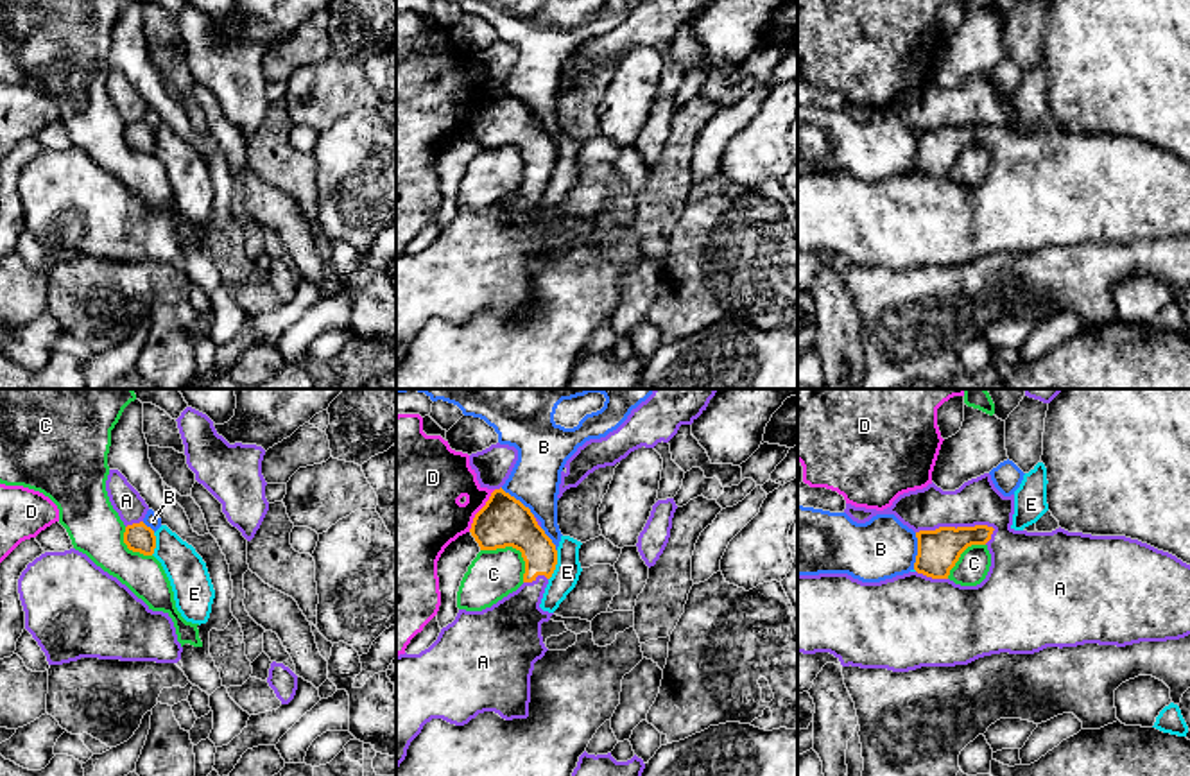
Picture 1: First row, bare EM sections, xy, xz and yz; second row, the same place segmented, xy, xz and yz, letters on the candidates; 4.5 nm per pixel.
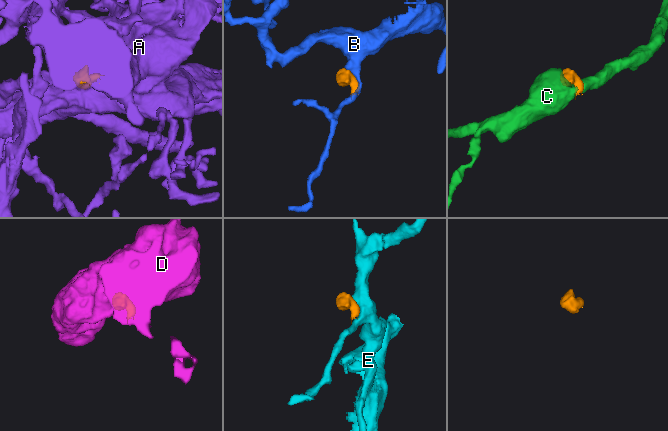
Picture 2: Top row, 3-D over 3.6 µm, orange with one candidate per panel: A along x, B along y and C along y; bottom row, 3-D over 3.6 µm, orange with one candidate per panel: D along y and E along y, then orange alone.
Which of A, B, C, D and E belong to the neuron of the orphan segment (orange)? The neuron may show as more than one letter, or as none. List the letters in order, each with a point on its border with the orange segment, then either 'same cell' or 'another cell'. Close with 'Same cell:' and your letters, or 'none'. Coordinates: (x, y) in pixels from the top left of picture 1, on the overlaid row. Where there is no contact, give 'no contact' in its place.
A: contact yz (954, 527); same cell
B: contact yz (918, 551); another cell
C: contact xz (515, 547); another cell
D: contact xz (479, 511); another cell
E: contact xz (554, 565); another cell
Same cell: A

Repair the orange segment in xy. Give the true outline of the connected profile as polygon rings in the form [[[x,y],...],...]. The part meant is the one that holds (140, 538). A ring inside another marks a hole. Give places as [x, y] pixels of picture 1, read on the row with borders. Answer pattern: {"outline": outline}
{"outline": [[[109,470],[106,491],[113,509],[125,525],[124,543],[127,548],[143,556],[152,556],[156,536],[154,530],[143,523],[149,511],[145,500],[118,470]]]}

